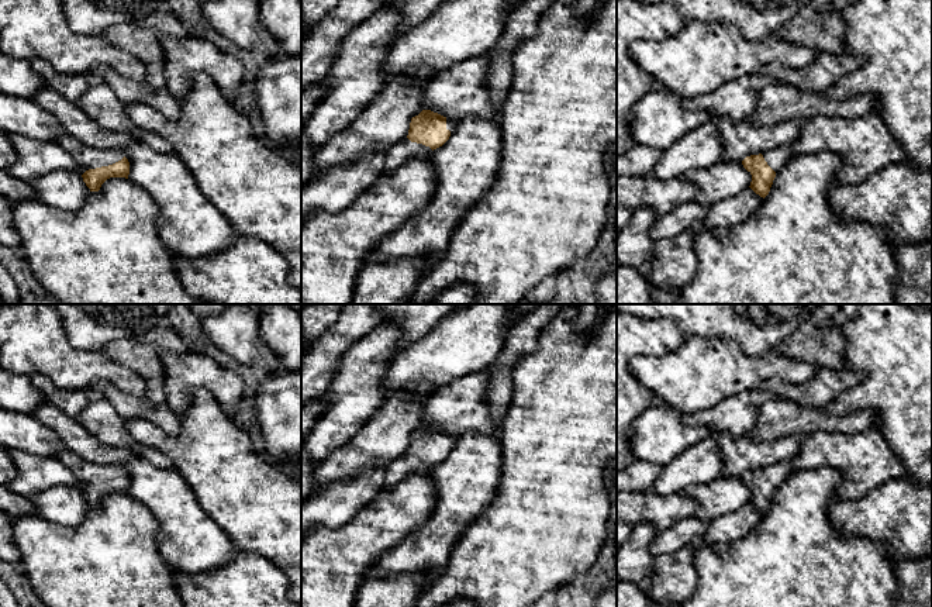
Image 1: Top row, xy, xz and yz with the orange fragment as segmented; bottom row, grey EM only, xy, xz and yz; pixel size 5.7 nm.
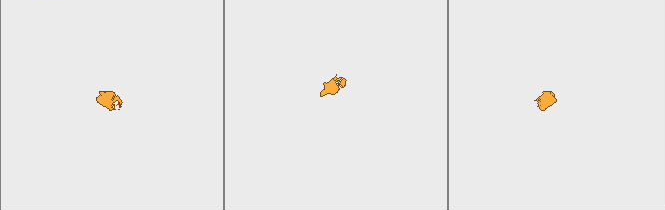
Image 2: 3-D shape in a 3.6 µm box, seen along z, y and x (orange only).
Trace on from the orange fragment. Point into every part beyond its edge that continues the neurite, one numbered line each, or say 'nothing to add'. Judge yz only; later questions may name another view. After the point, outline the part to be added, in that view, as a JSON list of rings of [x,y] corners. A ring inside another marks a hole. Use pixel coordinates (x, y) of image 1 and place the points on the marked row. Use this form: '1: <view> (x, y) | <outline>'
1: yz (777, 157) | [[[793,144],[774,146],[764,151],[762,155],[767,165],[777,173],[791,158],[794,158]]]

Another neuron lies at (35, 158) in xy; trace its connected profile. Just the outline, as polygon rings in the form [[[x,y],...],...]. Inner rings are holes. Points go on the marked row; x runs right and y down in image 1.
[[[7,134],[17,159],[8,173],[20,180],[34,183],[53,170],[84,173],[82,165],[59,144],[38,141],[20,134]]]

